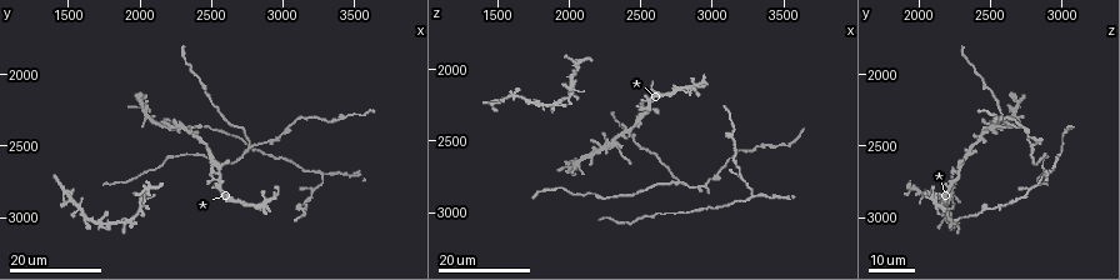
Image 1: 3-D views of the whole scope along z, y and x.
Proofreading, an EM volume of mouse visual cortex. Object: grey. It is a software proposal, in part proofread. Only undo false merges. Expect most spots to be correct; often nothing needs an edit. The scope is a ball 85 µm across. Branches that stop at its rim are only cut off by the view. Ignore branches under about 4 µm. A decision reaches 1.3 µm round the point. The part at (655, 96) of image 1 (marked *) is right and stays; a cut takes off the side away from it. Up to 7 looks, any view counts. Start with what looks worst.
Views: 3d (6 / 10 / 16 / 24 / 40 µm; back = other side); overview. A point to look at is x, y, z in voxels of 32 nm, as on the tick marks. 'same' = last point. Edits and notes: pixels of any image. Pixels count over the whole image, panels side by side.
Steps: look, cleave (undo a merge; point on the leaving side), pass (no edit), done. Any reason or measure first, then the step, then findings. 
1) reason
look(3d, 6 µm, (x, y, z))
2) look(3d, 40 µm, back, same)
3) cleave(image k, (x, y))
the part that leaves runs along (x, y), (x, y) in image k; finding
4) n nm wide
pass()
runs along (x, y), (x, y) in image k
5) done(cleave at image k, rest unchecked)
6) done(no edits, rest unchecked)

branch point
look(3d, 16 µm, (3280, 2680, 2900))

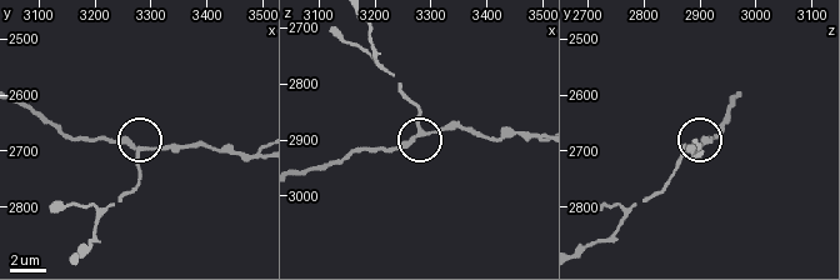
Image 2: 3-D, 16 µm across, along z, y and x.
look(3d, 6 µm, (3285, 2695, 2885))

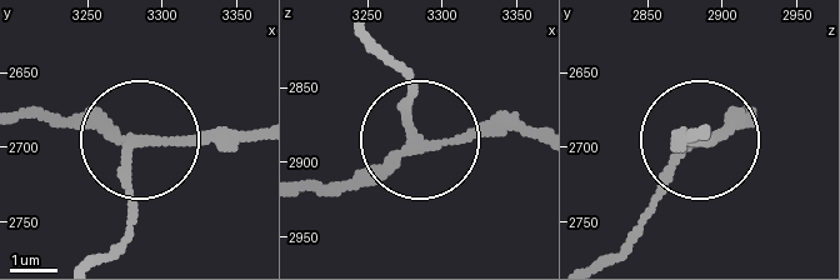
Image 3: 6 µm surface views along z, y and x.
pass()
runs along (108, 249), (128, 225), (144, 145), (259, 141) in image 3; one neuron here

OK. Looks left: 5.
a fork
look(3d, 24 µm, (2760, 2500, 2800))

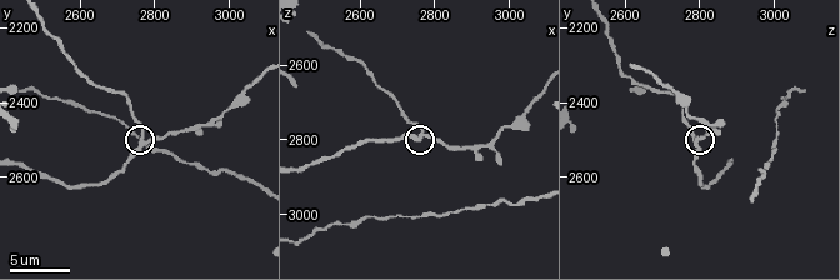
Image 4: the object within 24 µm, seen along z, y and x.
look(3d, 6 µm, (2780, 2500, 2790))

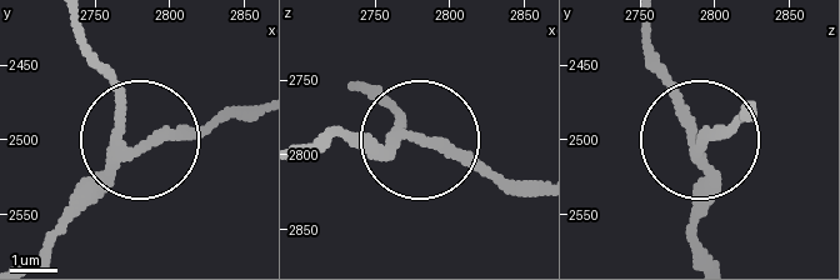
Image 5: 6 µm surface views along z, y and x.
3 arms
pass()
all the same neuron

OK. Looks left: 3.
four or more arms meet
look(3d, 16 µm, (2320, 2380, 2540))

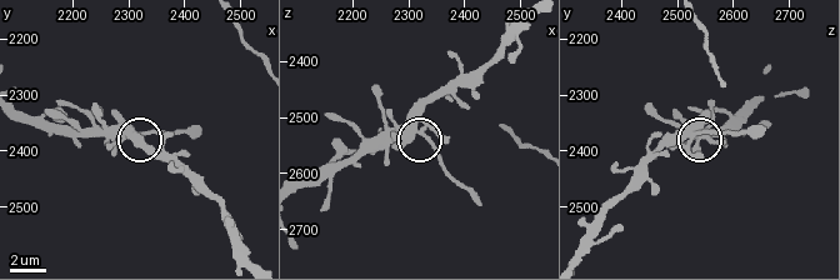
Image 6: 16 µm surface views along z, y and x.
look(3d, 6 µm, (2320, 2370, 2530))

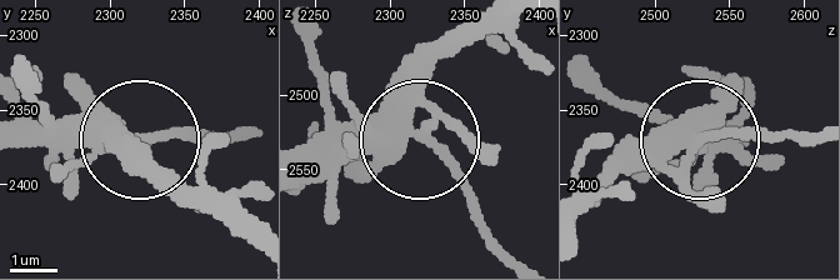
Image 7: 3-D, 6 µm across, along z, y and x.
other side
look(3d, 6 µm, back, (2318, 2370, 2528))

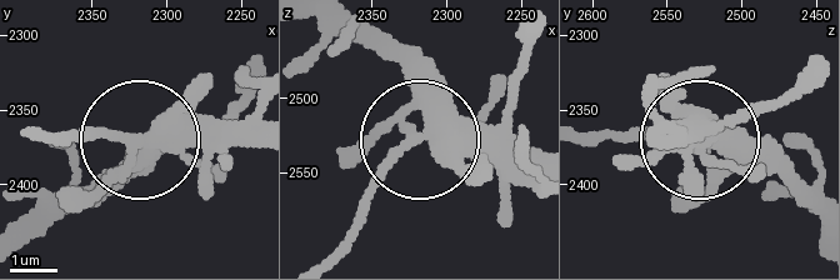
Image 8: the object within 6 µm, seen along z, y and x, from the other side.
370 nm wide
pass()
continuous, no second neuron

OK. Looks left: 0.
done(no edits, rest unchecked)

